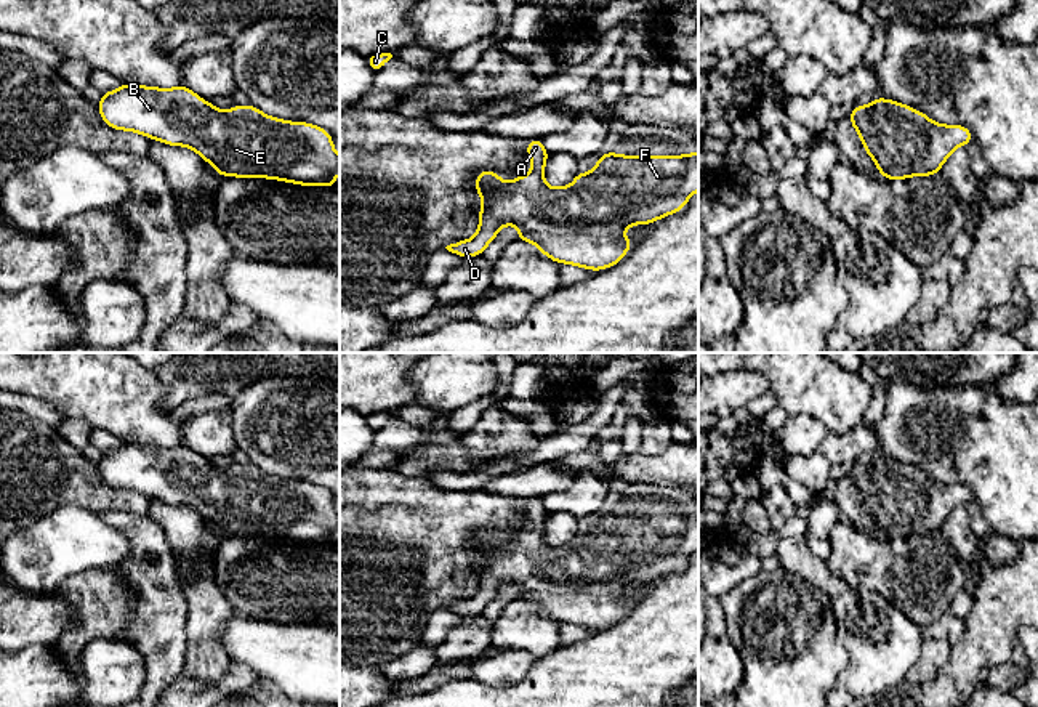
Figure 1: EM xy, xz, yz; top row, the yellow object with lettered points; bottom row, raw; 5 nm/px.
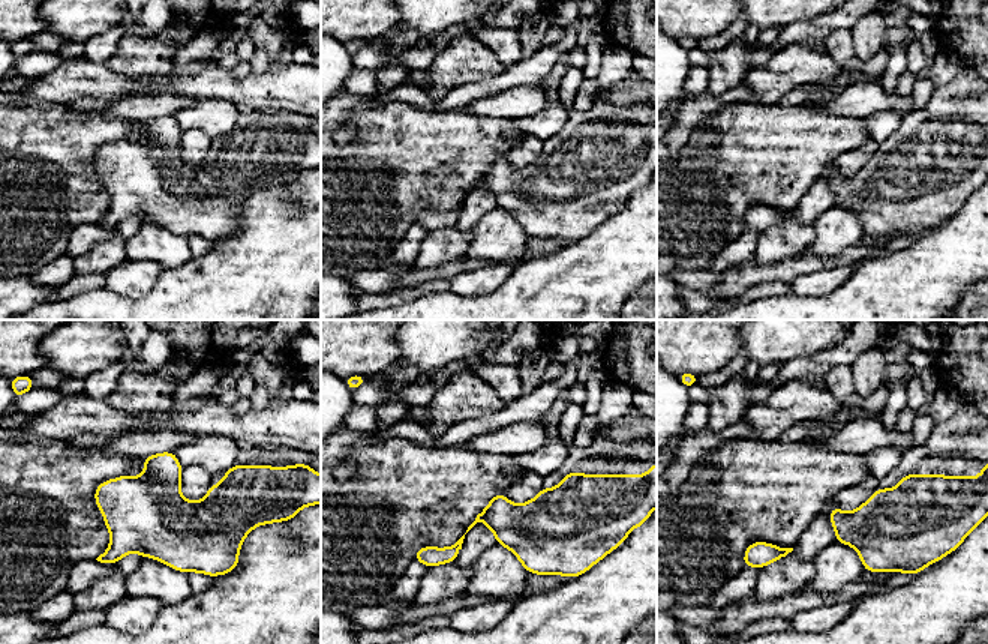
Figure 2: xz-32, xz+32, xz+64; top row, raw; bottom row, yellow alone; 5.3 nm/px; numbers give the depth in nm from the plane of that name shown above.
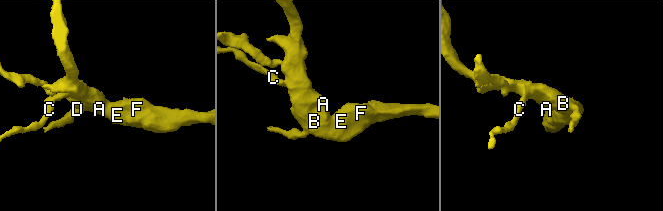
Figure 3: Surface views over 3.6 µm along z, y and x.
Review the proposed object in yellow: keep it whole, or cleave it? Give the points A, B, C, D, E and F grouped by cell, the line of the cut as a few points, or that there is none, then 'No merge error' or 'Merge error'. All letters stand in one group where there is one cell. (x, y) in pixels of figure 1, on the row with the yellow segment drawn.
Groups: A B C D E F. No split. No merge error

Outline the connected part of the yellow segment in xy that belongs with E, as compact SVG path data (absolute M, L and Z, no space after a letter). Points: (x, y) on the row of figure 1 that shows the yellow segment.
M123 83L119 90L104 91L96 107L114 130L135 131L168 146L194 149L219 176L258 176L336 189L333 178L340 175L340 156L330 133L322 127L269 117L253 104L240 107L234 103L229 112L219 111L184 85L155 88Z

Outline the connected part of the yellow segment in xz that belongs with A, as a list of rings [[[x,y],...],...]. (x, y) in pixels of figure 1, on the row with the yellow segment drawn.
[[[527,139],[527,154],[533,167],[527,176],[517,175],[513,183],[503,183],[492,170],[477,173],[474,189],[485,202],[479,208],[479,229],[474,237],[447,245],[449,252],[463,258],[479,257],[505,224],[514,224],[519,229],[517,240],[535,244],[557,265],[607,269],[622,261],[634,245],[633,239],[623,237],[625,229],[681,212],[698,191],[698,151],[686,156],[604,152],[591,172],[577,173],[570,186],[557,189],[548,186],[543,178],[549,154],[541,139]]]

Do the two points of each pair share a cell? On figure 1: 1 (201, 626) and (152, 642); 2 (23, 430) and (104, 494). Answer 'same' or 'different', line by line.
1: different
2: same

